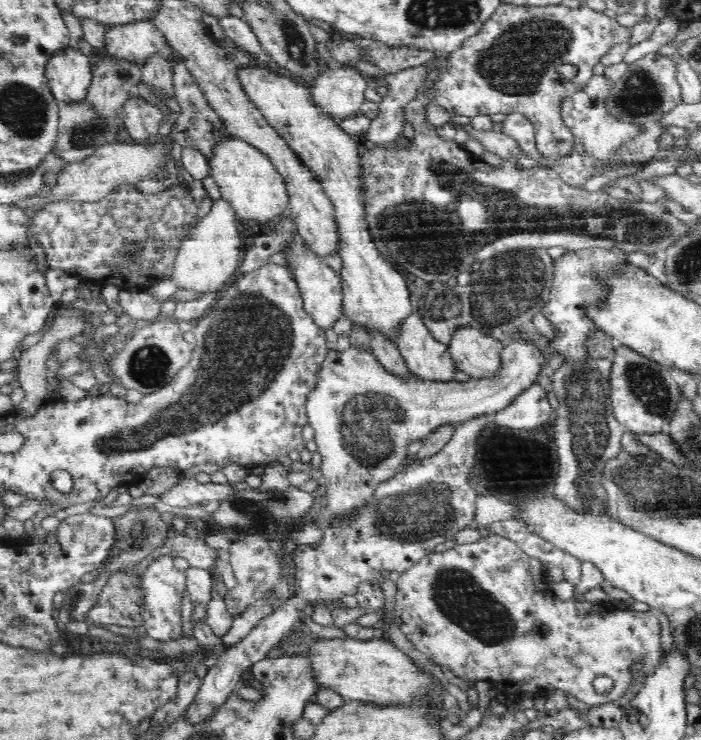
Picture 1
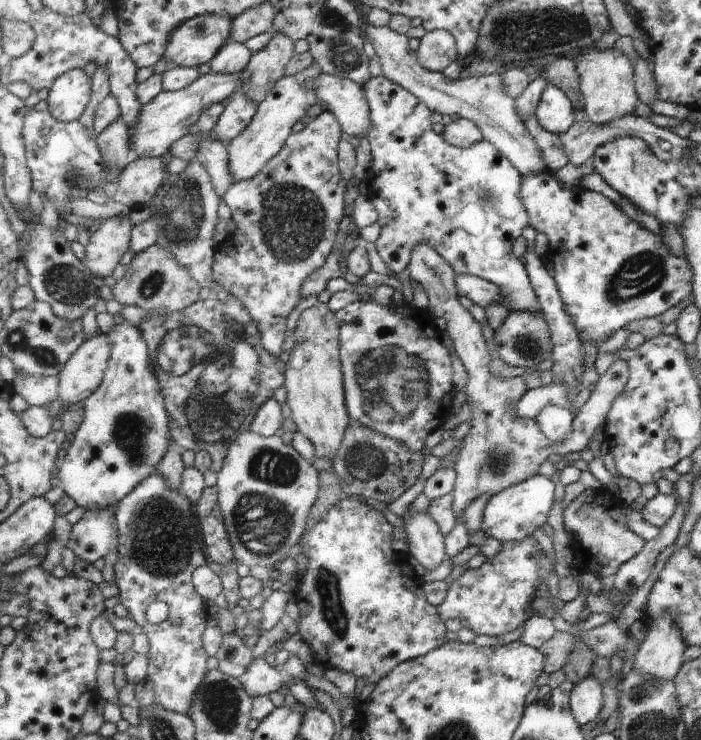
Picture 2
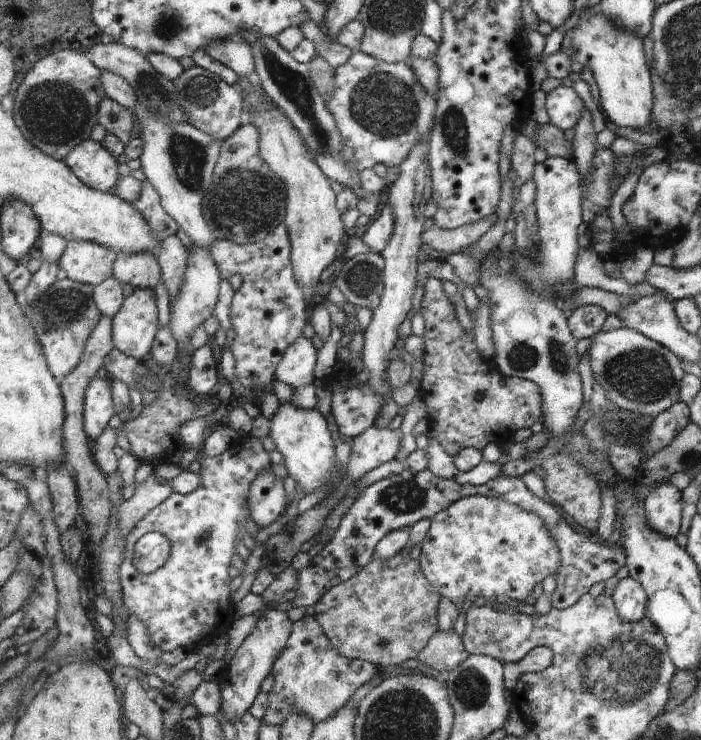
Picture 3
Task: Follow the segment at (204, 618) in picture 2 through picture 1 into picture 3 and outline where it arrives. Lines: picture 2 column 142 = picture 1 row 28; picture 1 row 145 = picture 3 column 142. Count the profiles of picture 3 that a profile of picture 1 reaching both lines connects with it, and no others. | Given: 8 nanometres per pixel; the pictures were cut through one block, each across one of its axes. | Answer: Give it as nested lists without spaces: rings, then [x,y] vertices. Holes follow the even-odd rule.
[[[145,534],[135,547],[134,564],[143,574],[153,574],[167,564],[171,550],[171,542],[164,534]]]

